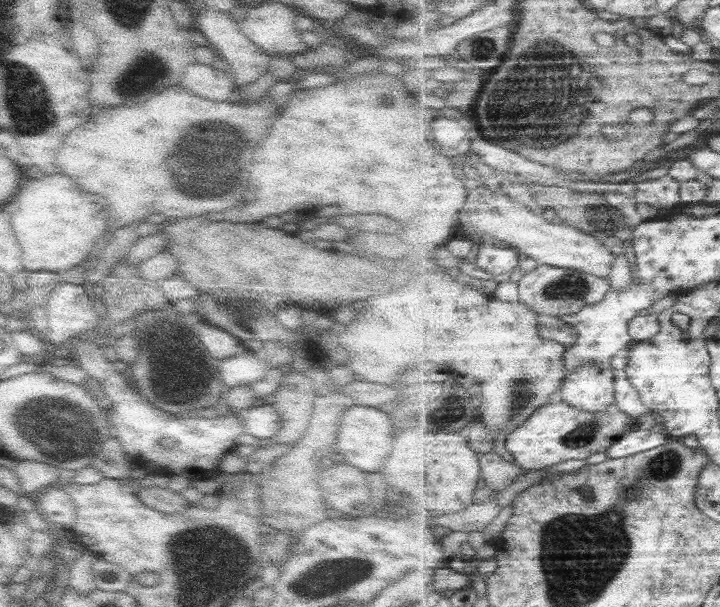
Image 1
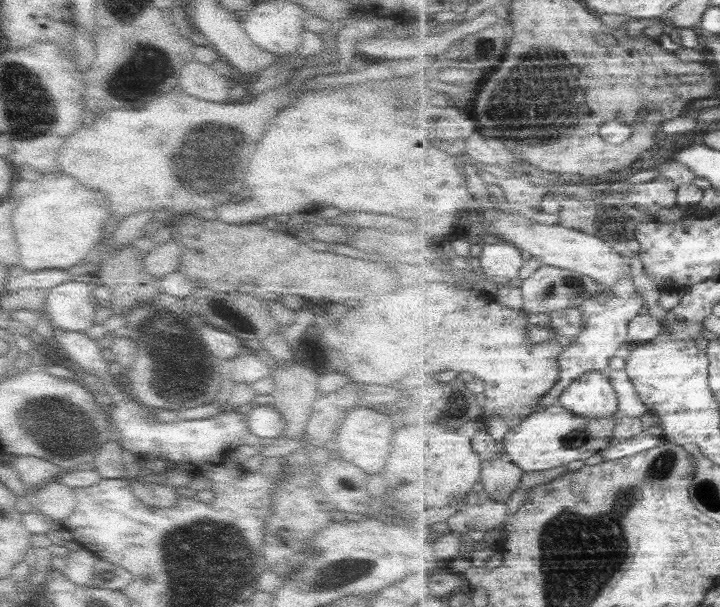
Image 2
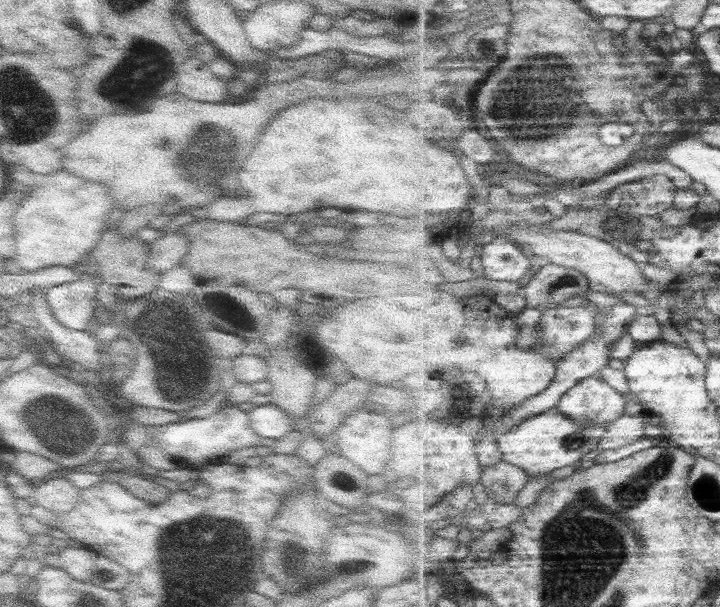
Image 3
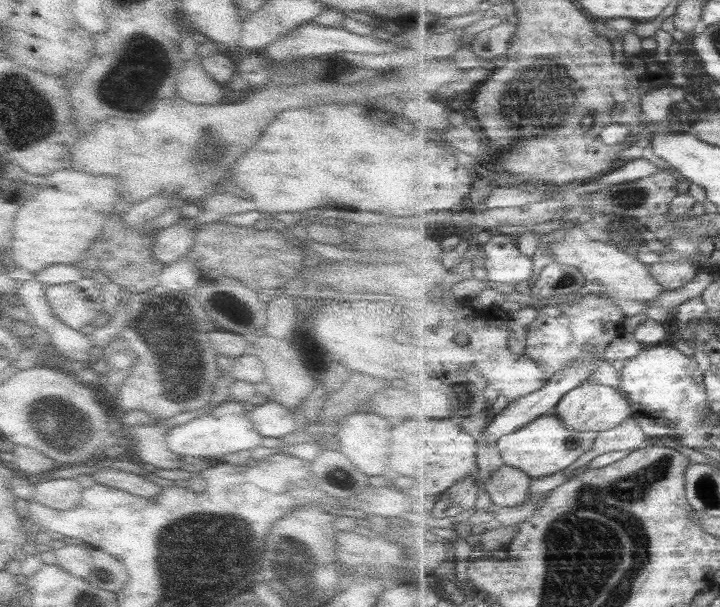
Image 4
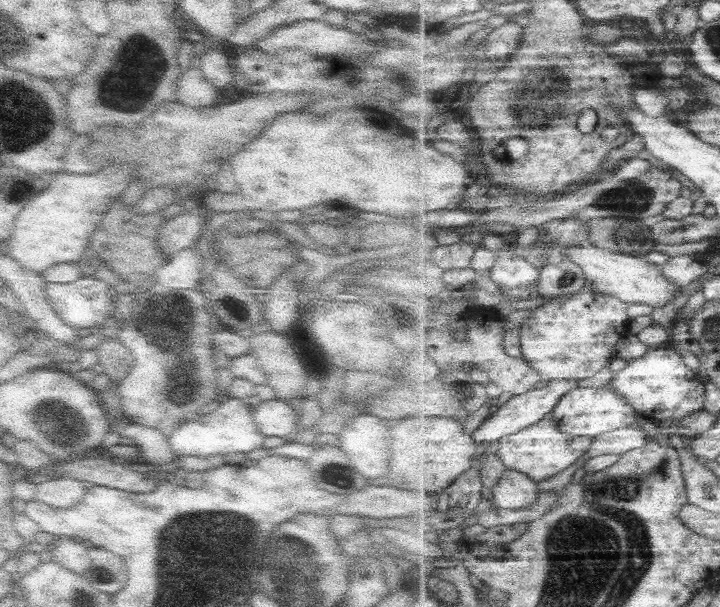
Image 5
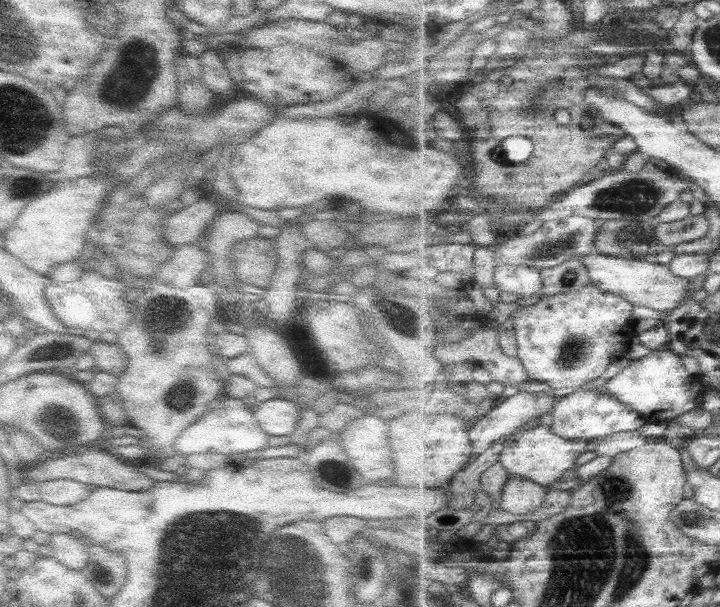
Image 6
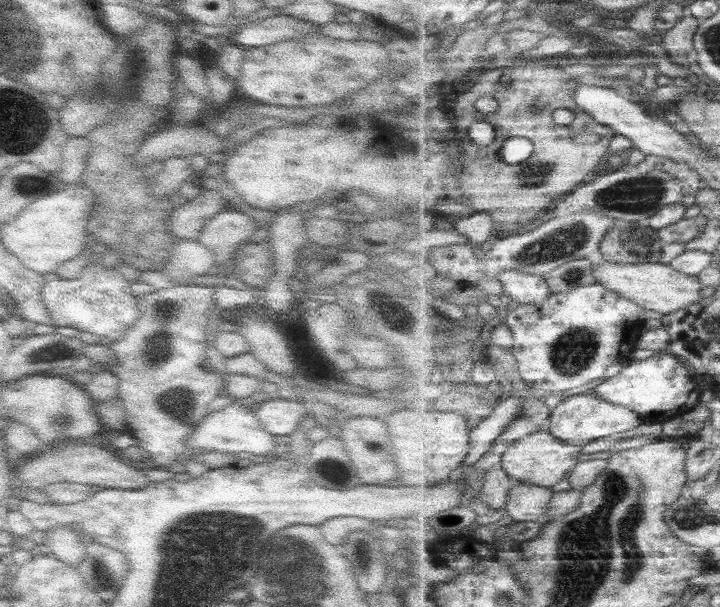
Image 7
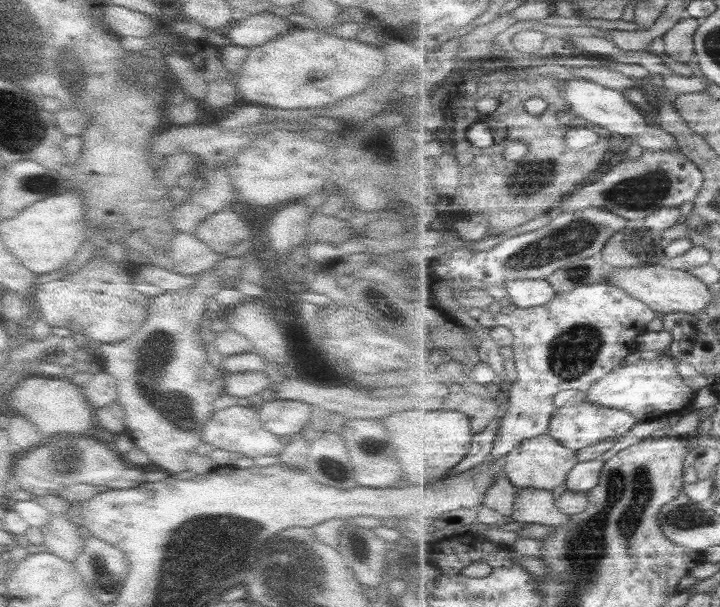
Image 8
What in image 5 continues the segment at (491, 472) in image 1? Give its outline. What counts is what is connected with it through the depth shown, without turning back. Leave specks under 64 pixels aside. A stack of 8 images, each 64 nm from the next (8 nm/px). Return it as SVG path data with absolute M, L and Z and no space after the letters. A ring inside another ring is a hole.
M507 468L488 493L493 506L511 510L530 507L538 501L540 494L537 481L522 472Z

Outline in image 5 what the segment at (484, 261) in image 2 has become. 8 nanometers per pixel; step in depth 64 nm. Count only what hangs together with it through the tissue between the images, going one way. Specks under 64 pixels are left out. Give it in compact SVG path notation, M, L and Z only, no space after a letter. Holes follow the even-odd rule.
M487 236L481 245L496 254L495 266L490 278L500 290L533 288L541 272L541 267L527 260L517 249L511 246L511 238L505 242L501 236Z

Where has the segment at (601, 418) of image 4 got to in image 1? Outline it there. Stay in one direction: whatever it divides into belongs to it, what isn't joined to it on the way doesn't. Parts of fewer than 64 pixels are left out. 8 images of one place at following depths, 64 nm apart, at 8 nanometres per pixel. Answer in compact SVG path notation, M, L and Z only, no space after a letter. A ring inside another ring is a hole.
M581 366L566 375L556 399L587 412L602 411L615 400L613 372L608 366Z

